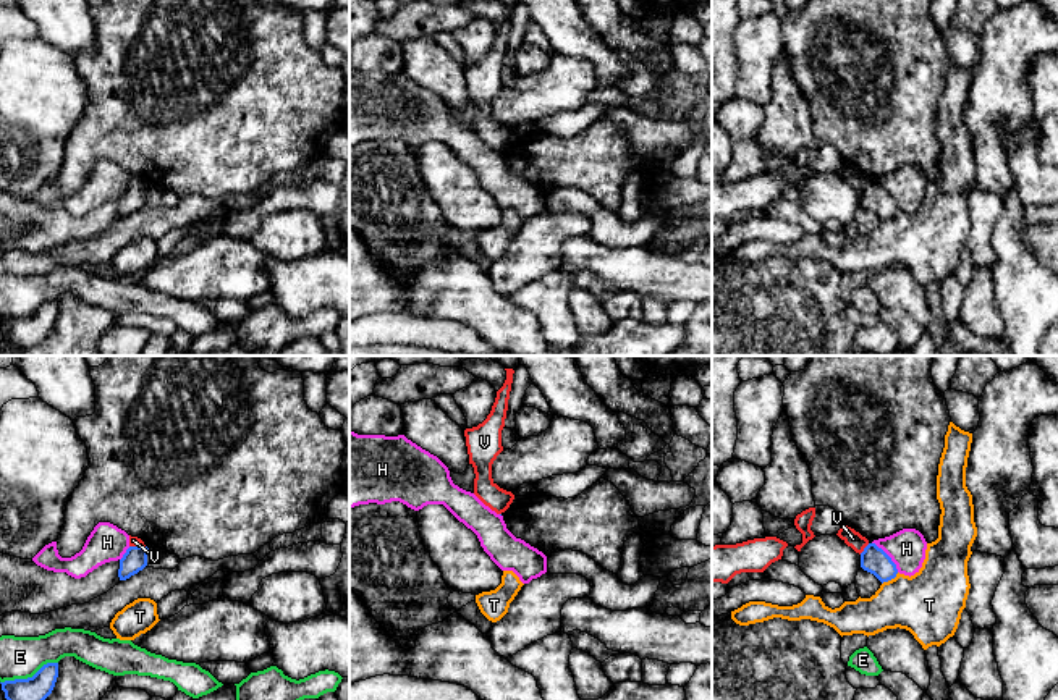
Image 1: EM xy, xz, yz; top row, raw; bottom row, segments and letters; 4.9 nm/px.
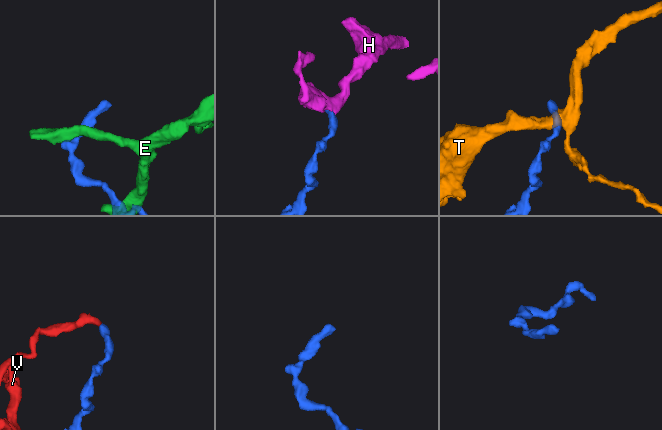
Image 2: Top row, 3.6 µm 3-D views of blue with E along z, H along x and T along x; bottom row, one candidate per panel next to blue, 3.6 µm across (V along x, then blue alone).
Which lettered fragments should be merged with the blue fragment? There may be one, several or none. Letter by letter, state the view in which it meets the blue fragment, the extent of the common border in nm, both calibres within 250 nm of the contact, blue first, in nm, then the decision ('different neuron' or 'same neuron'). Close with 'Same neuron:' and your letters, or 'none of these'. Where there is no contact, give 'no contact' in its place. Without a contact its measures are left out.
E: xy | 300 nm | 150/200 nm | different neuron
H: yz | 200 nm | 140/190 nm | different neuron
T: yz | 110 nm | 140/320 nm | different neuron
V: yz | 80 nm | 140/90 nm | different neuron
Same neuron: none of these

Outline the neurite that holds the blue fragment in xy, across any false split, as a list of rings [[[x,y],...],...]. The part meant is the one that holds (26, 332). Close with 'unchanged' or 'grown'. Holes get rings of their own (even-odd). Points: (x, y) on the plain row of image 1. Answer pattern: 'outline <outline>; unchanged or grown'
outline [[[58,301],[44,302],[32,315],[5,318],[2,328],[5,336],[21,346],[31,348],[40,343],[53,328],[58,315]]]; unchanged

